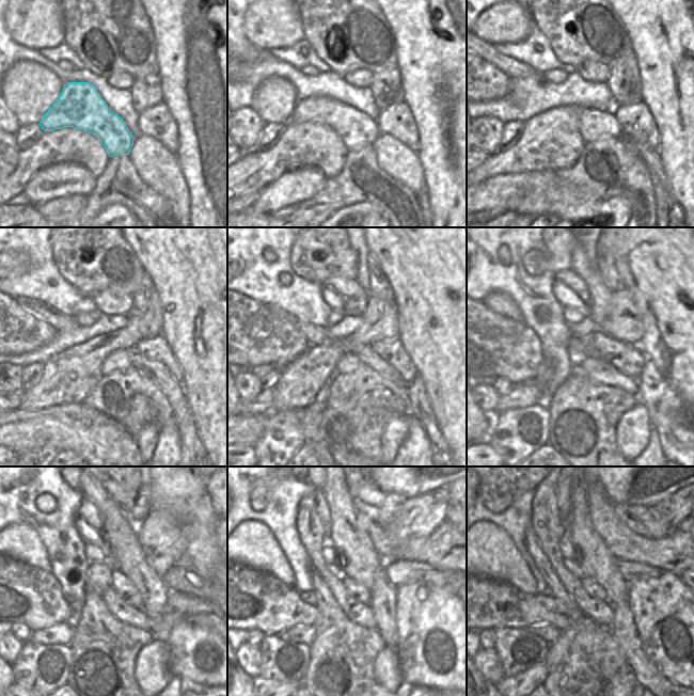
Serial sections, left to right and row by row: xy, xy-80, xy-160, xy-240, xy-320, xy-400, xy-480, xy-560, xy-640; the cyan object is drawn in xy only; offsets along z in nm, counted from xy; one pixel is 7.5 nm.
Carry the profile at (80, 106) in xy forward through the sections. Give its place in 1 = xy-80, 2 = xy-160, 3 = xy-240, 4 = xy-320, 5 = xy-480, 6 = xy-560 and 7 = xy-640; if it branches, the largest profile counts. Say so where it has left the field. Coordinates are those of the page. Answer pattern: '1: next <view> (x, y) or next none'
1: next xy-80 (357, 129)
2: next xy-160 (594, 125)
3: next xy-240 (120, 360)
4: next xy-320 (349, 362)
5: next xy-480 (99, 578)
6: next xy-560 (332, 567)
7: next xy-640 (571, 566)

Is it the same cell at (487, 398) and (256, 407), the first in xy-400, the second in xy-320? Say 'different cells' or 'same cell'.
different cells

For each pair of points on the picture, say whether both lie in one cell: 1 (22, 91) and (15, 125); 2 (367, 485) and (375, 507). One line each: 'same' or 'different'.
1: different
2: same

